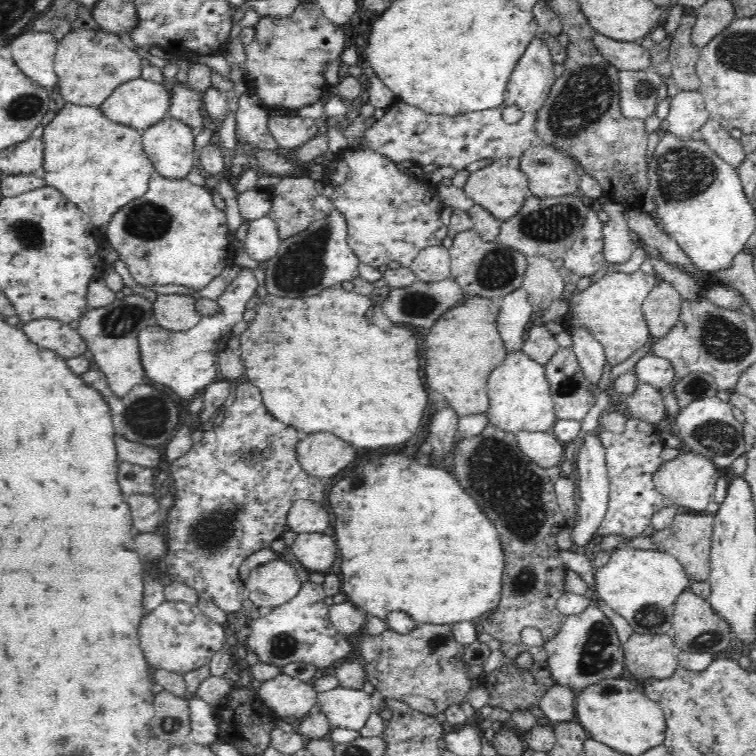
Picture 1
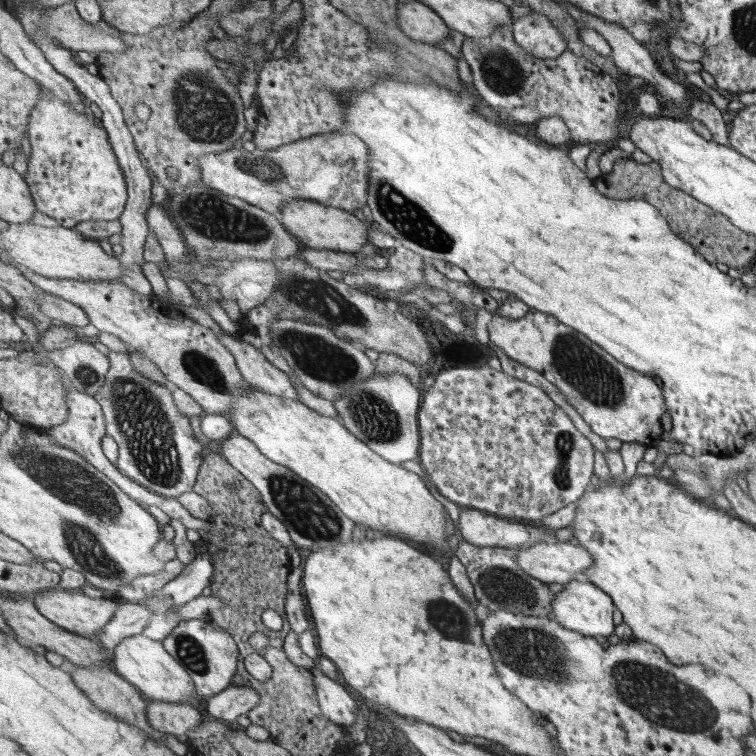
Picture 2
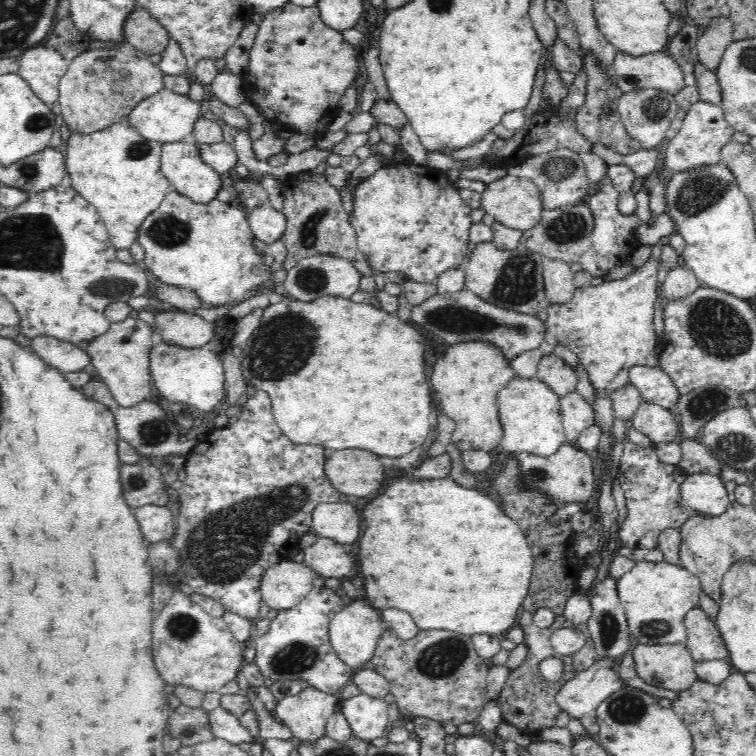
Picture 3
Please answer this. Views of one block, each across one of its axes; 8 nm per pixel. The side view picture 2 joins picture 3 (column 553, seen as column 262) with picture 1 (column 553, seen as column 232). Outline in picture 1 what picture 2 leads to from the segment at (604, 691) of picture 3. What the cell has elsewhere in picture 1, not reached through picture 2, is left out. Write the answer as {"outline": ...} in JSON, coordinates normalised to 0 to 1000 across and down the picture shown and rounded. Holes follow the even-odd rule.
{"outline":[[[729,907],[712,929],[712,937],[717,939],[720,950],[725,955],[734,958],[737,955],[759,952],[758,923],[762,914],[745,907]]]}

